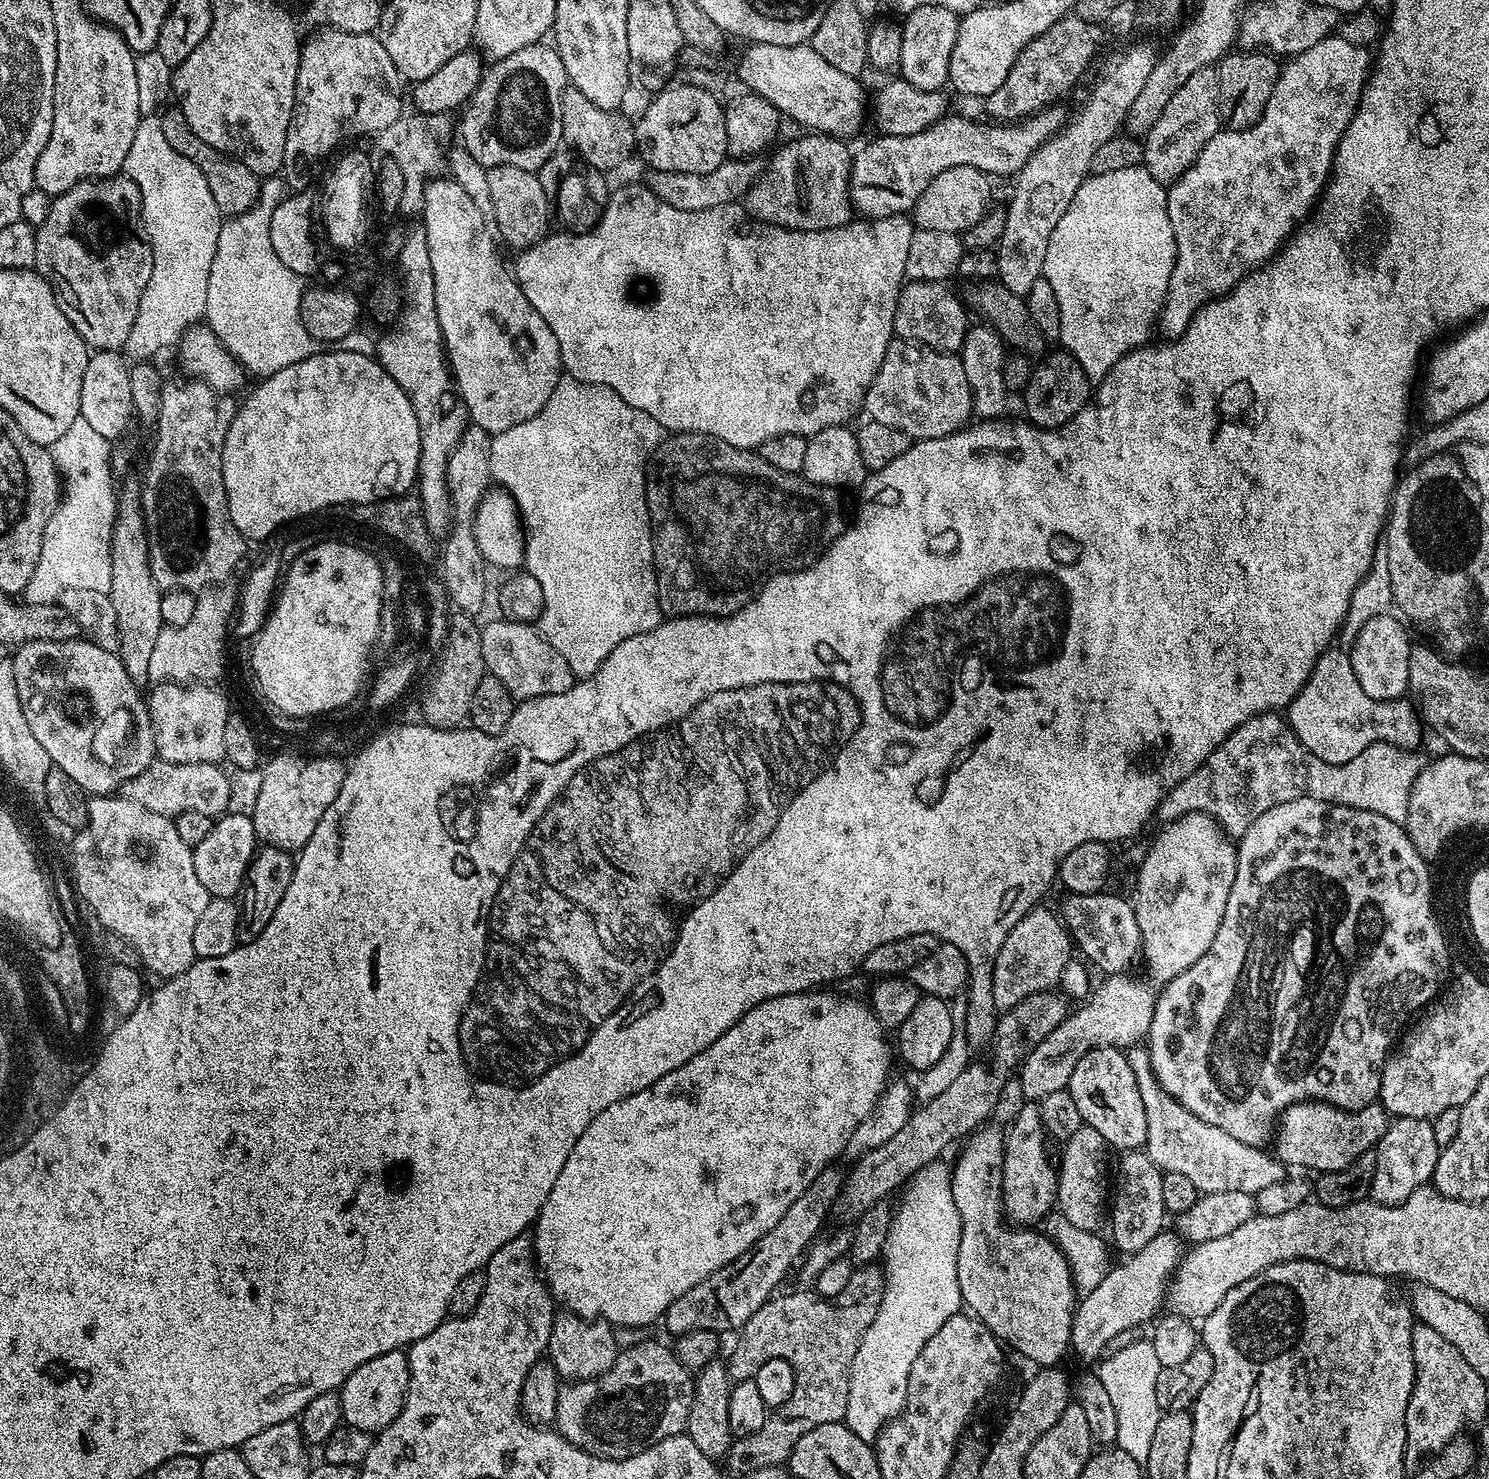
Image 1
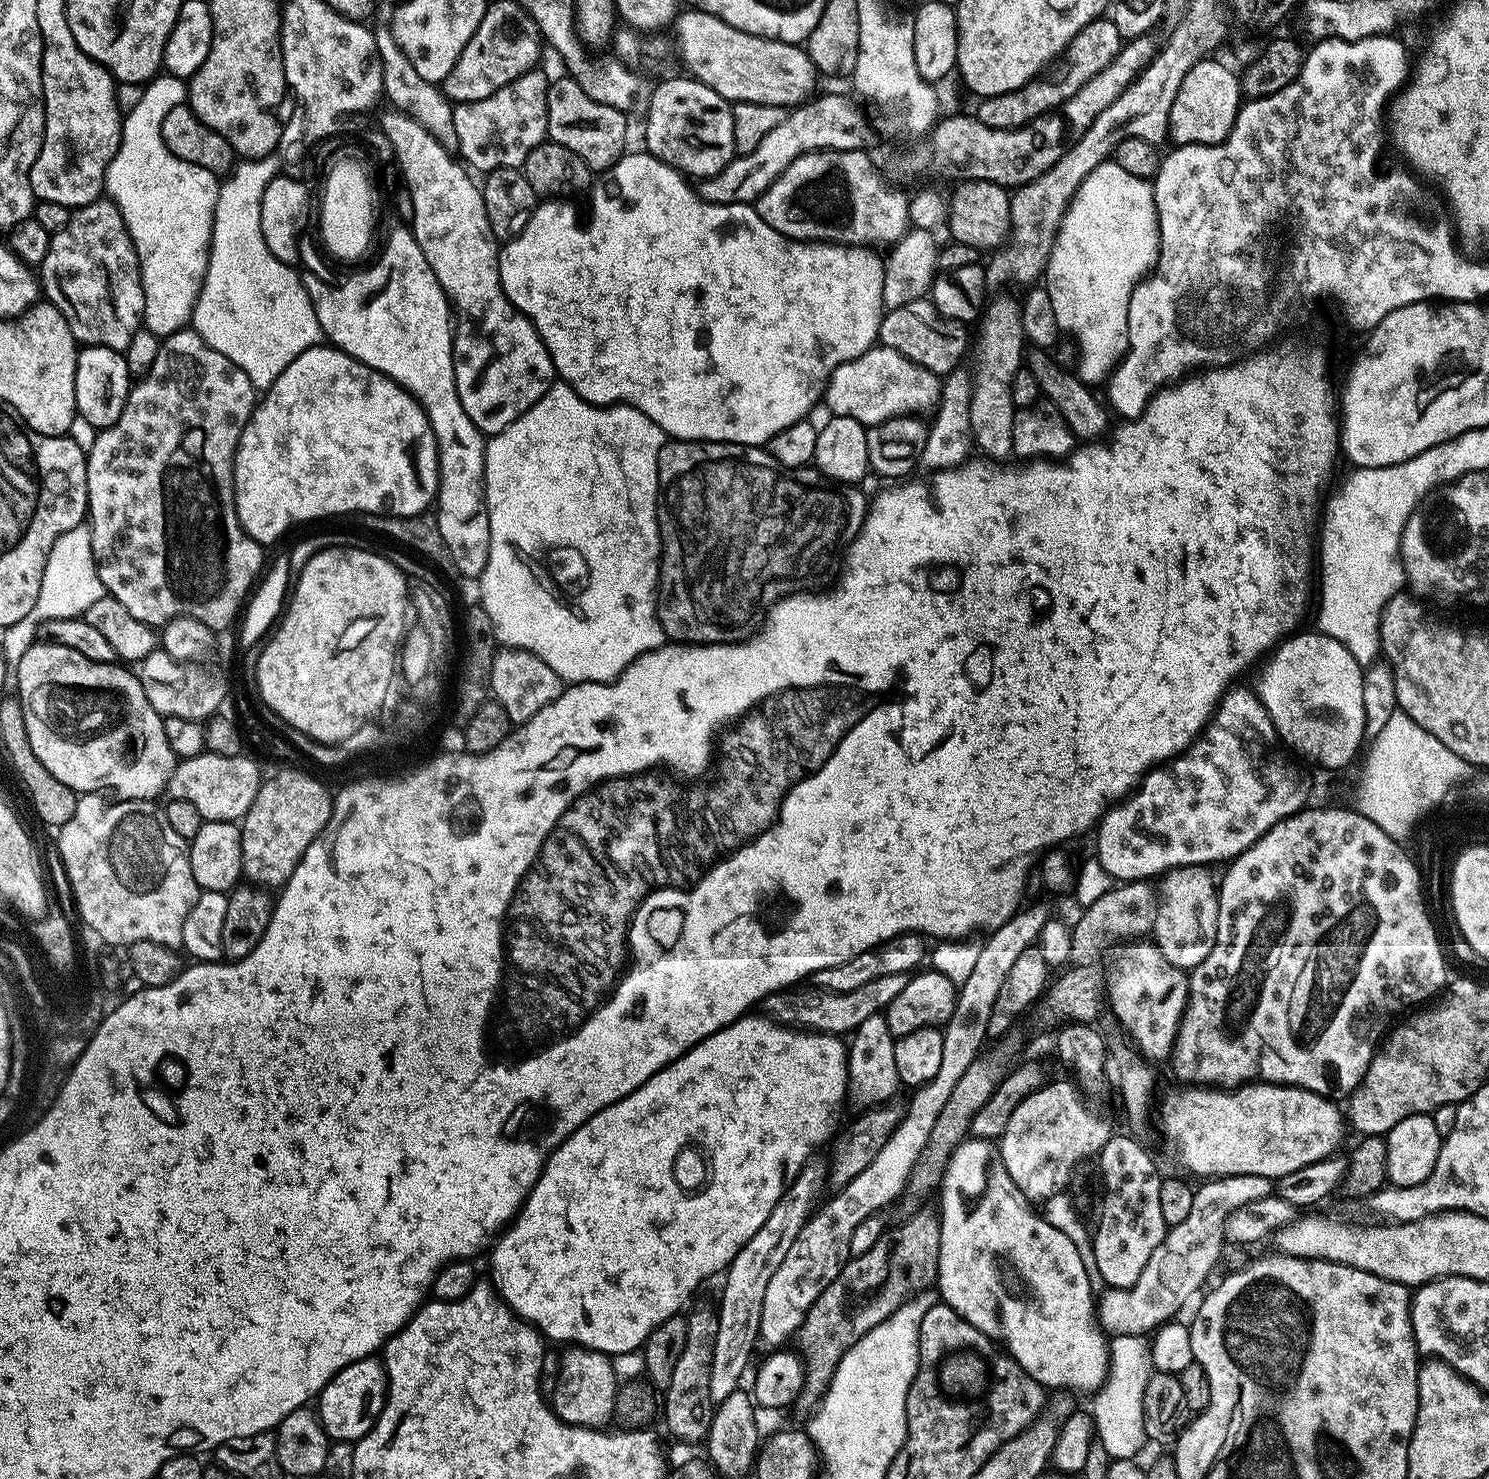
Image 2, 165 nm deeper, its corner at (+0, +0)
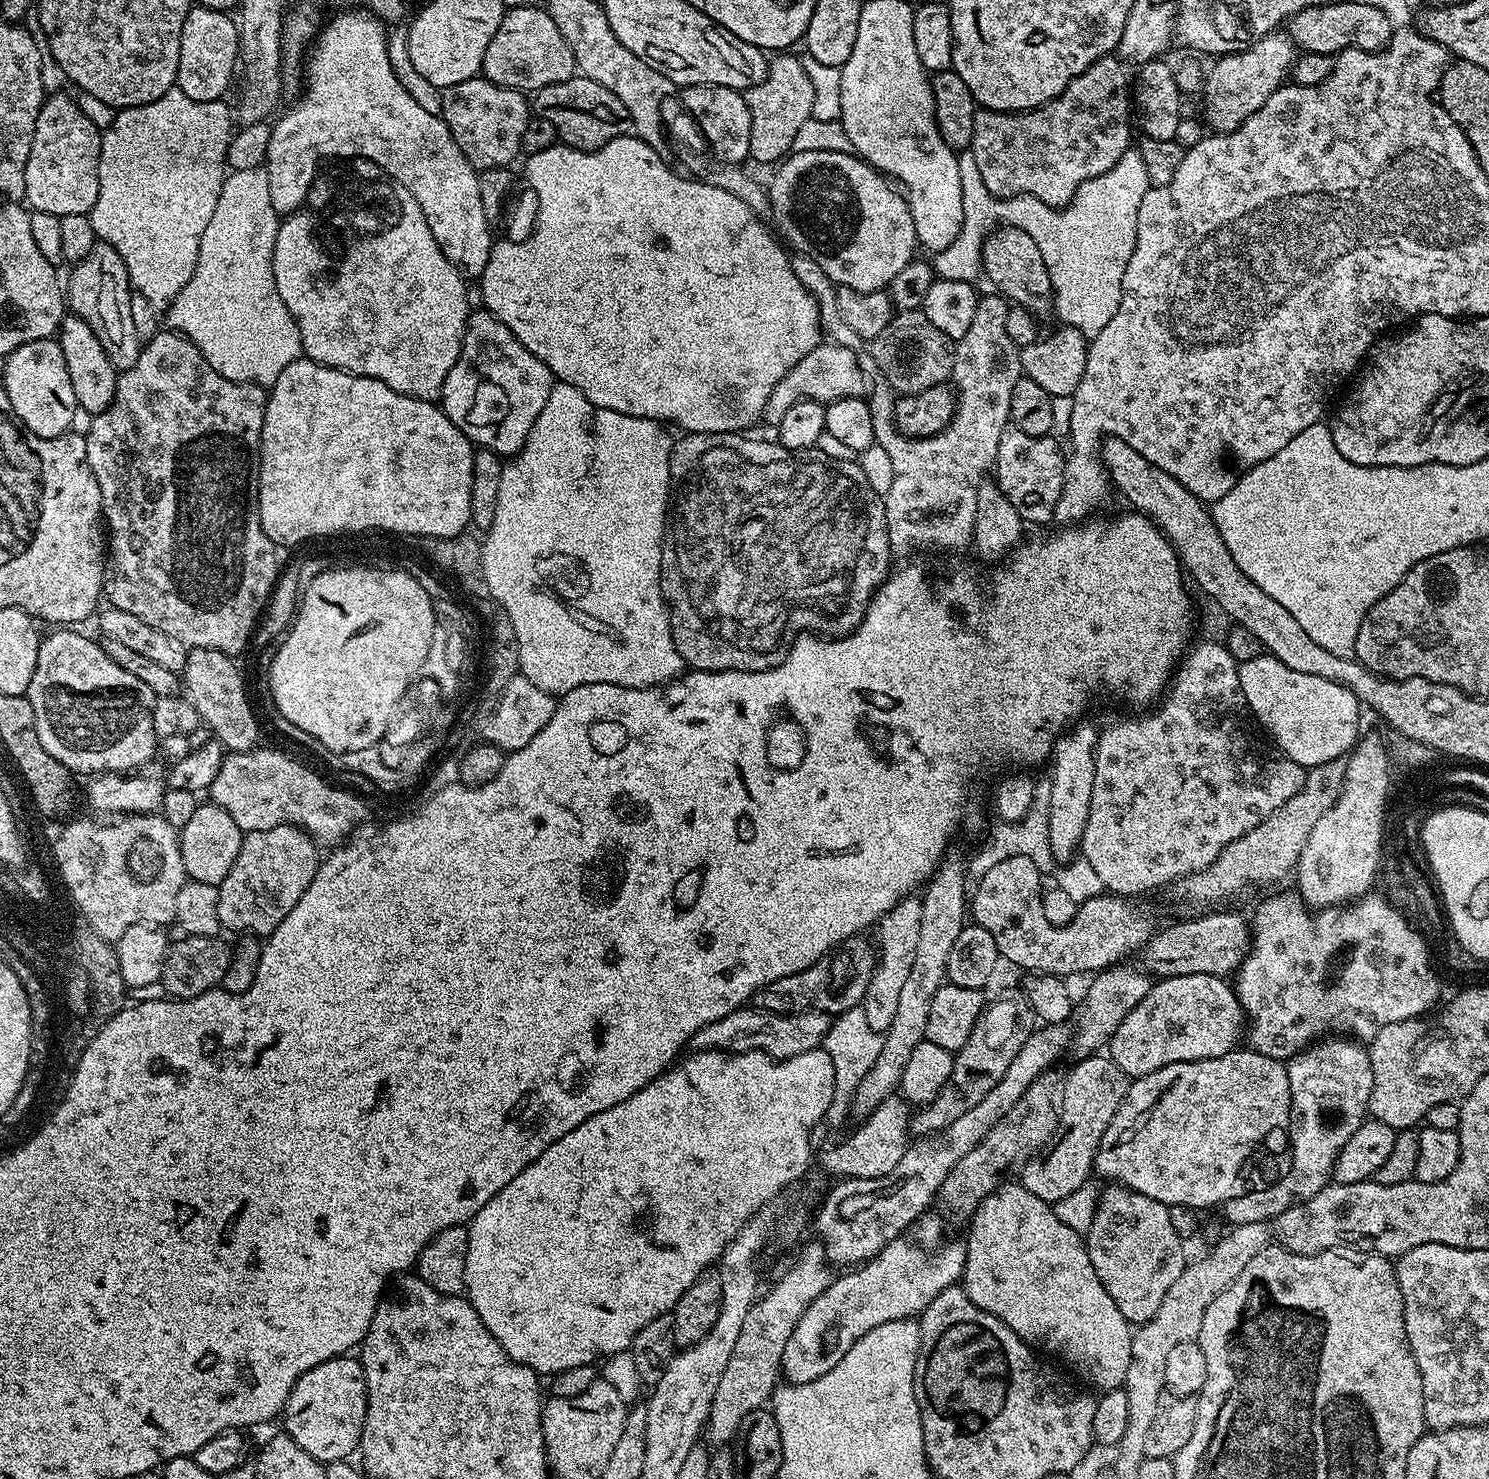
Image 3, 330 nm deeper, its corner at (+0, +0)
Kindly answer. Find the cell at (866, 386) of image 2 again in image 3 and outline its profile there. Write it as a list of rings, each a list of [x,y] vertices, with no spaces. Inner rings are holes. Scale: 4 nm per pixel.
[[[821,342],[816,345],[806,358],[799,360],[792,369],[780,379],[778,386],[770,390],[770,398],[764,407],[763,423],[775,426],[780,423],[780,415],[792,405],[793,400],[807,398],[821,402],[831,402],[850,398],[851,396],[863,397],[864,372],[860,369],[860,360],[857,353],[851,348],[840,348],[831,342]]]

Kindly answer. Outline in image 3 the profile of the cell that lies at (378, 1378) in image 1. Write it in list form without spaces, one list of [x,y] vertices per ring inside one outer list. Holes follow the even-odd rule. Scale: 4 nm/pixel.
[[[352,1354],[335,1356],[298,1378],[290,1398],[284,1403],[283,1431],[315,1460],[347,1461],[351,1452],[357,1451],[367,1413],[368,1383],[364,1365]]]

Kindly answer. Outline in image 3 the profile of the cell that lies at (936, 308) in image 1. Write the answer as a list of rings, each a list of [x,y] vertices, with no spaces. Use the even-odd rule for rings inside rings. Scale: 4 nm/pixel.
[[[922,310],[897,311],[886,330],[871,340],[870,348],[877,370],[884,375],[883,383],[900,396],[913,396],[922,390],[930,390],[930,386],[938,386],[951,377],[953,345]]]

